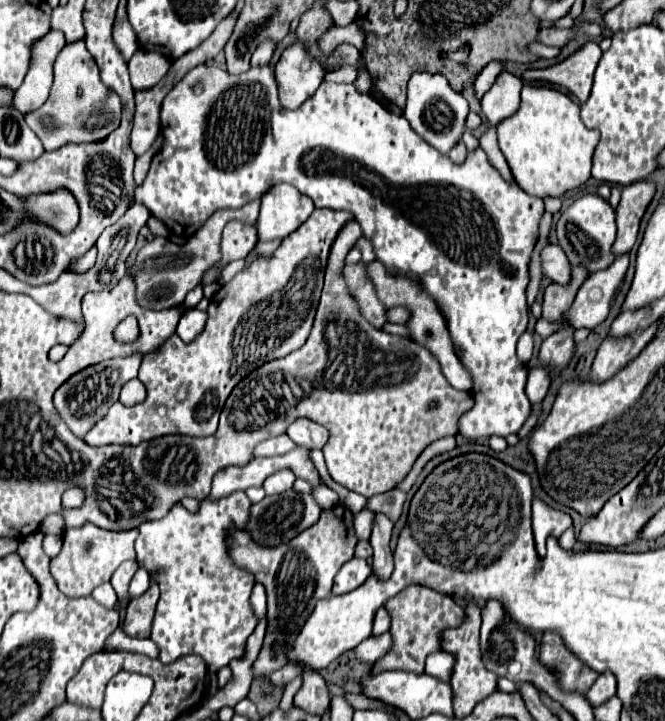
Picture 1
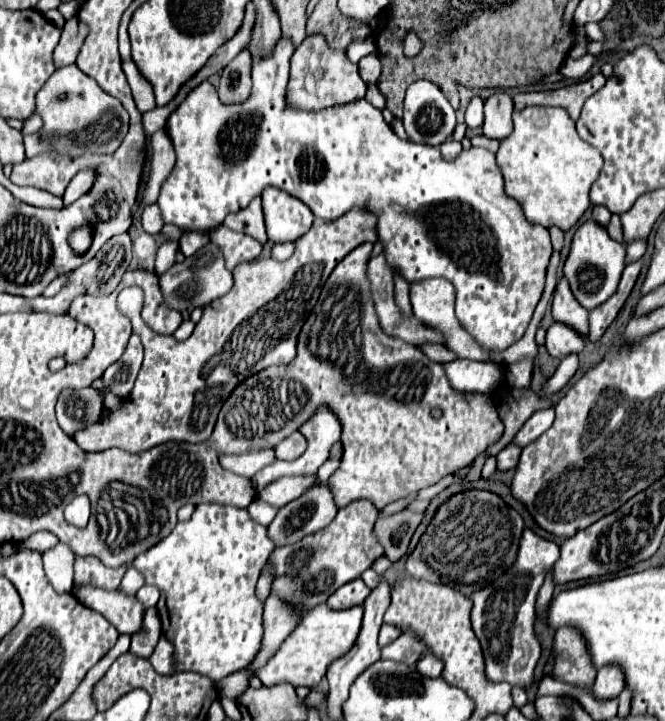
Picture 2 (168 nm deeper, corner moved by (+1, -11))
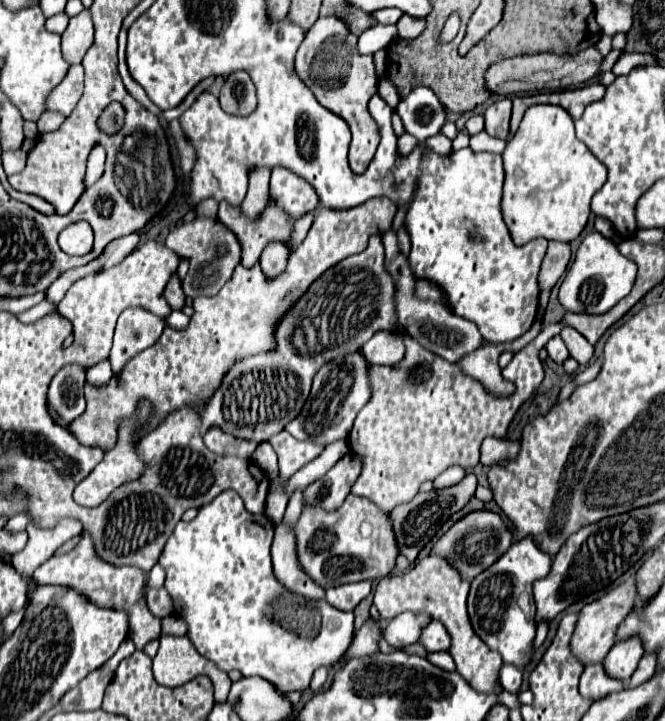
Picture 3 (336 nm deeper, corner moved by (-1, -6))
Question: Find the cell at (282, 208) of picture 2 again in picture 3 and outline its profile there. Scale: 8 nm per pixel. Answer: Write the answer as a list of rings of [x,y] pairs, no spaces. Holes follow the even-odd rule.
[[[273,168],[271,194],[277,206],[283,208],[293,218],[299,218],[315,210],[319,204],[319,196],[315,194],[315,188],[287,168]]]

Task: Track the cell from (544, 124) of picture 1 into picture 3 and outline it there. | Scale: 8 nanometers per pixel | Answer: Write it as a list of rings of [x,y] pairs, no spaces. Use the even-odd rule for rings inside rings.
[[[531,106],[503,152],[503,220],[517,246],[535,238],[571,242],[589,220],[593,194],[605,184],[607,168],[577,140],[571,116],[559,106]]]

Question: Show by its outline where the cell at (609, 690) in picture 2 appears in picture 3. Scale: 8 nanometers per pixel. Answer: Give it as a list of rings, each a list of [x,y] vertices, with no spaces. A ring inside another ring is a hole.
[[[627,638],[627,642],[617,642],[609,650],[609,654],[603,660],[603,666],[609,676],[627,682],[643,654],[643,642],[639,642],[639,638]]]

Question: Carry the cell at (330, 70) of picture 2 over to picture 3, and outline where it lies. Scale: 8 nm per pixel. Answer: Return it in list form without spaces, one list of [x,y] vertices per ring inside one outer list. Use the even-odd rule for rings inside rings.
[[[323,16],[305,34],[305,40],[297,50],[295,70],[321,102],[321,106],[341,116],[349,124],[353,134],[349,146],[349,166],[355,174],[363,174],[379,146],[379,128],[367,110],[367,102],[377,92],[379,82],[375,74],[373,54],[361,56],[357,52],[357,36],[347,30],[347,24],[341,18]]]

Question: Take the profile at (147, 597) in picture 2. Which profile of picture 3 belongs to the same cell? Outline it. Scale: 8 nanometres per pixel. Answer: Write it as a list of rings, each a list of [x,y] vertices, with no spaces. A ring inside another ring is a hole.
[[[155,564],[153,570],[149,572],[149,586],[151,588],[161,588],[163,582],[165,582],[165,570],[159,564]]]

